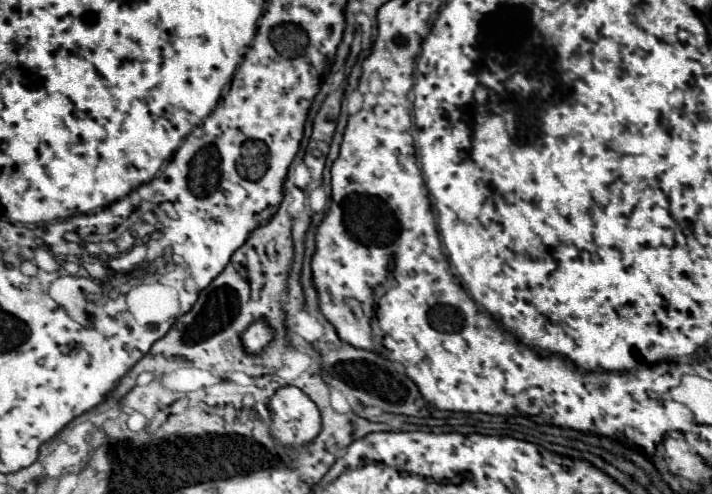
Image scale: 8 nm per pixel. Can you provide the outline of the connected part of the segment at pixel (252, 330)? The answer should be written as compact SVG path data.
M253 321L243 331L241 343L243 343L243 349L247 353L255 355L255 353L263 353L263 349L273 341L273 337L275 337L275 333L273 333L273 329L265 321Z

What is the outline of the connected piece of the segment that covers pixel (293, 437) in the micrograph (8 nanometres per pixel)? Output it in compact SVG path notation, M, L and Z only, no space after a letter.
M297 387L279 389L271 403L273 437L283 445L305 445L321 429L321 417L315 403Z

